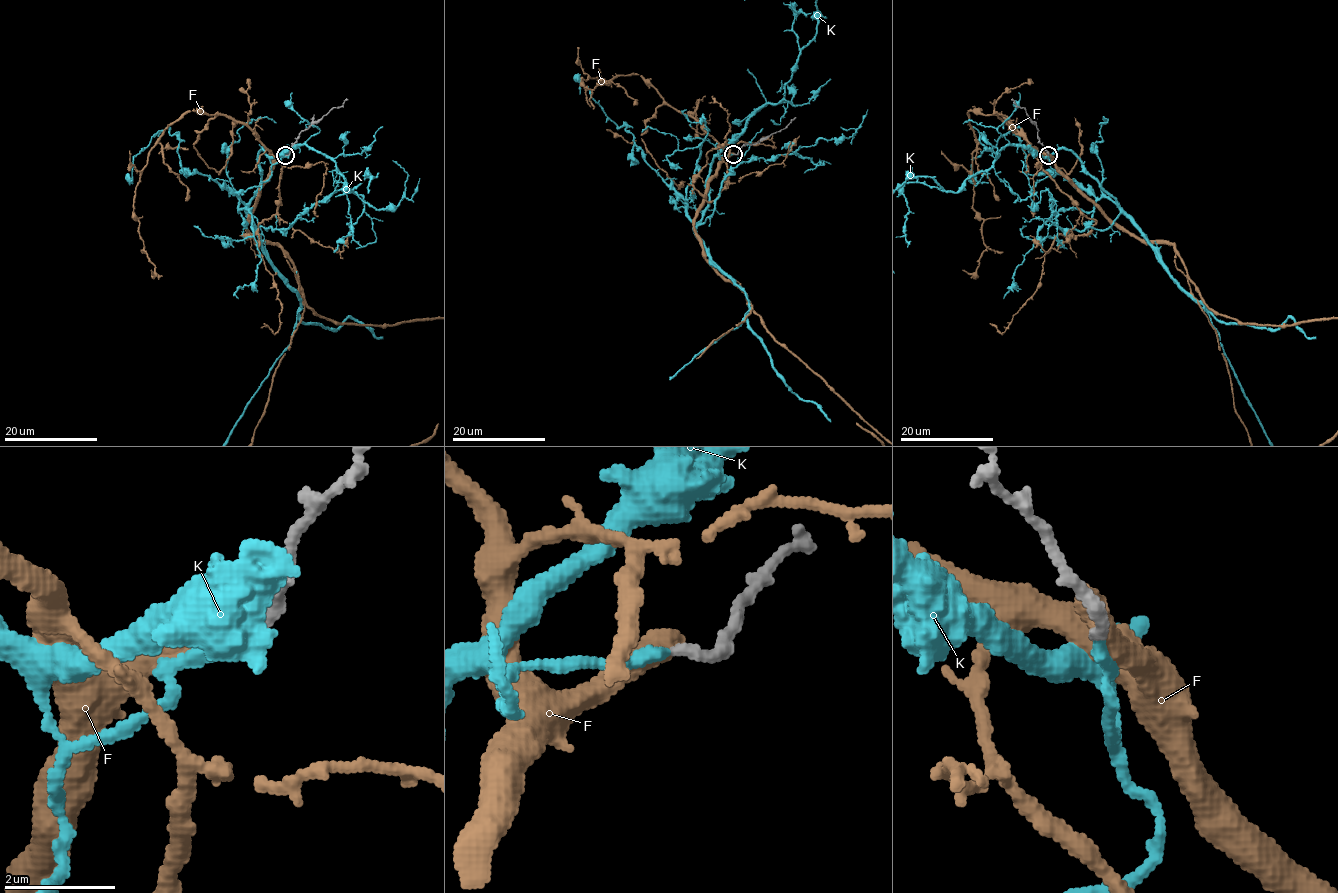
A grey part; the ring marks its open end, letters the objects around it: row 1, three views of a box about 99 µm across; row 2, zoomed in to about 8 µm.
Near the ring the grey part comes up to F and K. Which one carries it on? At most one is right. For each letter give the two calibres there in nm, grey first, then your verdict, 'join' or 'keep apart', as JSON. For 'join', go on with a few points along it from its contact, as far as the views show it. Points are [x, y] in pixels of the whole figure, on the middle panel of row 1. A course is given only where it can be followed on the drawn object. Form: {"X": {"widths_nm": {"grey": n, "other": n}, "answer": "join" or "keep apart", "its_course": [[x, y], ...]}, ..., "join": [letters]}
{"F": {"widths_nm": {"grey": 200, "other": 600}, "answer": "keep apart"}, "K": {"widths_nm": {"grey": 200, "other": 240}, "answer": "join"}, "join": ["K"]}

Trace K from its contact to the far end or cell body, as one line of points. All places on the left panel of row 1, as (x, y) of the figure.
K: (285, 155), (272, 163), (261, 148), (260, 186), (248, 218), (302, 308), (289, 347)

